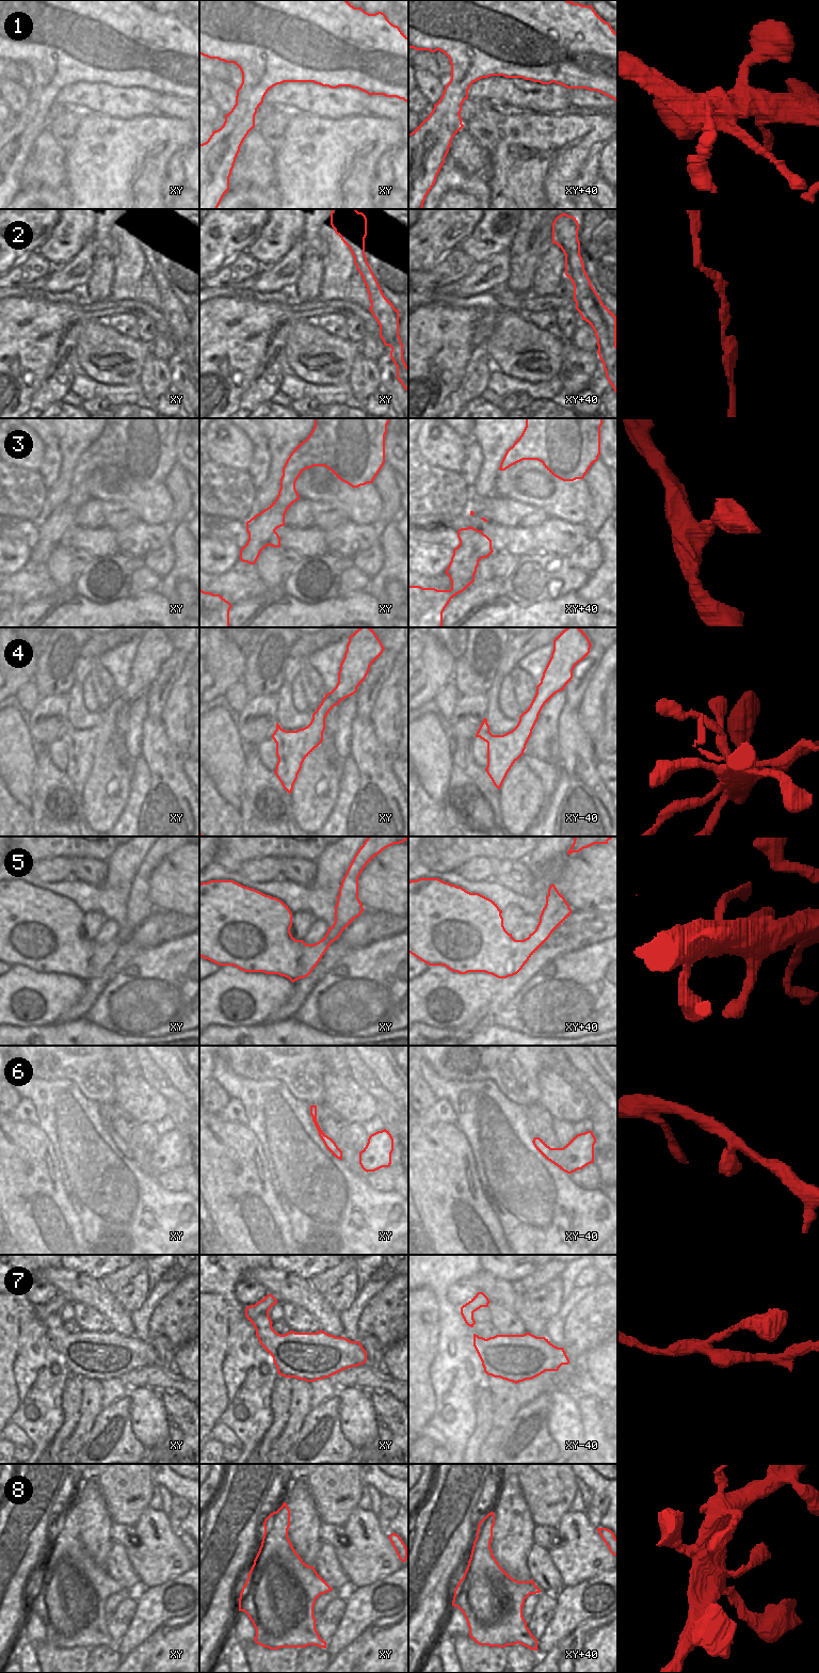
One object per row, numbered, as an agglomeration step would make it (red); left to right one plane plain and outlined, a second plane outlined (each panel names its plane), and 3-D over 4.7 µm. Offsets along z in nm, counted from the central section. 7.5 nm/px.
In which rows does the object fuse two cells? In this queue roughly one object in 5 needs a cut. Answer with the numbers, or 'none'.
5

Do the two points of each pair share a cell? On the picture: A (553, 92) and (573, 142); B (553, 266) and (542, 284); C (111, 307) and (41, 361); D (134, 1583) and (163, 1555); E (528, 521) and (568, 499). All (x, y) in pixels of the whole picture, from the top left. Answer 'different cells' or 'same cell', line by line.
A: different cells
B: same cell
C: same cell
D: different cells
E: different cells

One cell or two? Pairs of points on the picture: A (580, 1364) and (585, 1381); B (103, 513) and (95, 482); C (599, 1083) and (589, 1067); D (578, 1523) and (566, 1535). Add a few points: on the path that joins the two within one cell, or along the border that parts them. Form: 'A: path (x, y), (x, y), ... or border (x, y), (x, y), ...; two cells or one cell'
A: path (580, 1368), (581, 1376); one cell
B: border (91, 497), (122, 502), (124, 504); two cells
C: path (597, 1079), (592, 1071); one cell
D: path (576, 1526), (569, 1532); one cell

